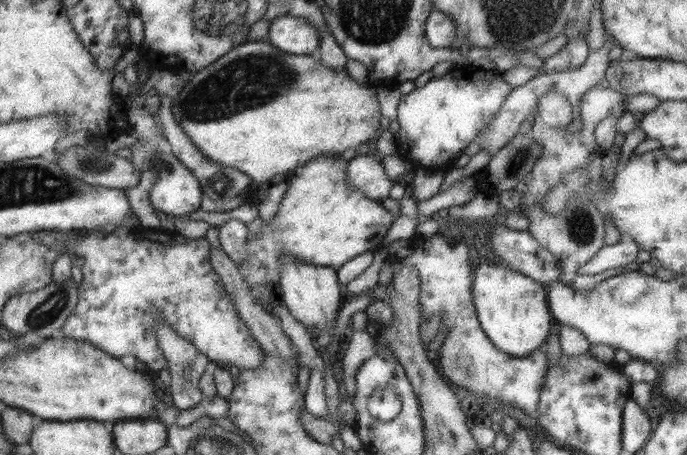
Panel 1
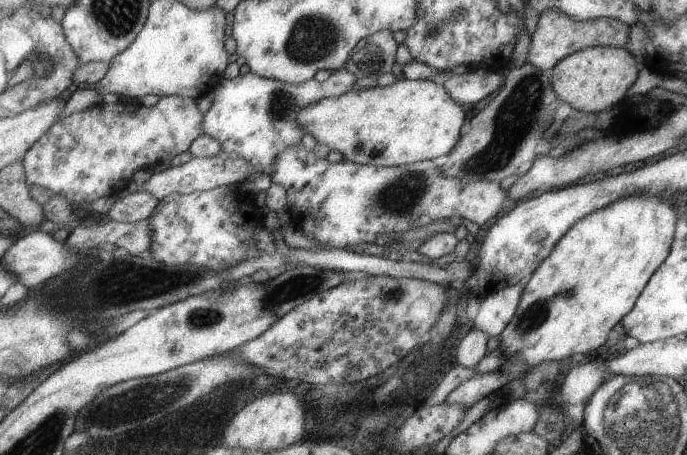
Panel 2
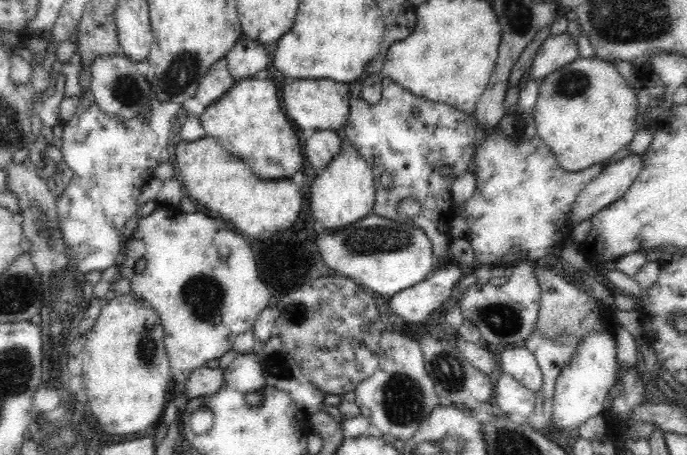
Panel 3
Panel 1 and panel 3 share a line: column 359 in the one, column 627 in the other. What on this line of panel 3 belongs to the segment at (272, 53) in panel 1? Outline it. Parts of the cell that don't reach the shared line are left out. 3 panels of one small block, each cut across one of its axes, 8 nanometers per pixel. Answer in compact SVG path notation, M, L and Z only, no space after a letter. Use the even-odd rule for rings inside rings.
M595 57L578 58L561 66L539 82L533 117L537 137L552 151L558 166L571 174L593 164L605 163L616 152L630 144L640 127L635 119L635 94L611 62Z

